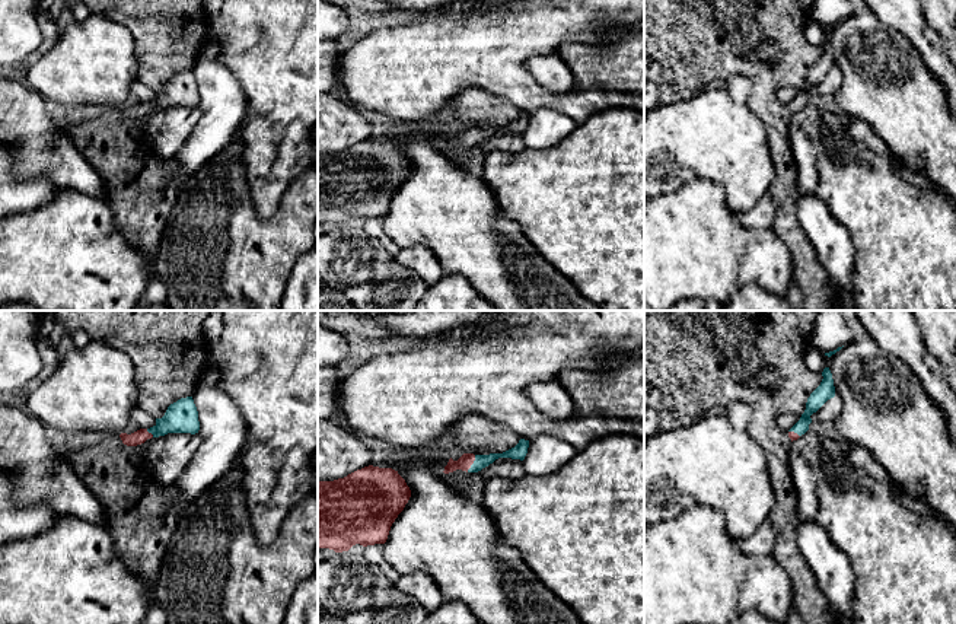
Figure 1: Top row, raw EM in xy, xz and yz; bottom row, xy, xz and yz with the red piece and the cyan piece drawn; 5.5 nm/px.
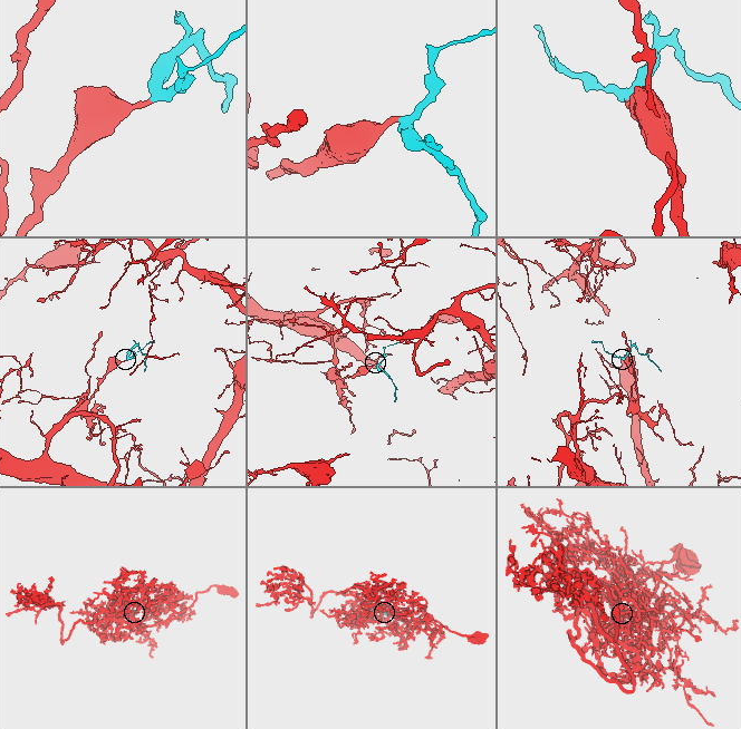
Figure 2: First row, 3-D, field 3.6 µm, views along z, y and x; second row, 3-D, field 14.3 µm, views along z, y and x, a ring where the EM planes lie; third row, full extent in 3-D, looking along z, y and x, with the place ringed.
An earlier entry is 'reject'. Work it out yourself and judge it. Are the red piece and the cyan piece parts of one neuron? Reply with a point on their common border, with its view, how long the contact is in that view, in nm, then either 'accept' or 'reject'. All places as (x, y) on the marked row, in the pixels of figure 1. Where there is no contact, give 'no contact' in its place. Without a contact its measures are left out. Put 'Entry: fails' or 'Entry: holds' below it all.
xz (471, 464) | 110 nm | accept
Entry: fails

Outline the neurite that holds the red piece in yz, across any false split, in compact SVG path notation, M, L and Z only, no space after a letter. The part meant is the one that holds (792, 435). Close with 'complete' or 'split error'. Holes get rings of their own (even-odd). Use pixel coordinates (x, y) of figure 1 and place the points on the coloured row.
M829 367L823 369L822 376L823 379L820 385L807 398L806 410L800 420L788 430L791 442L797 440L809 430L809 424L812 423L810 416L816 413L828 399L835 397L834 379Z | split error

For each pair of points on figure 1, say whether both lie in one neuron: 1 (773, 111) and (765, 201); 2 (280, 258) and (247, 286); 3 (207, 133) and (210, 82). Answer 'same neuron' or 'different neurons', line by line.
1: different neurons
2: same neuron
3: same neuron

